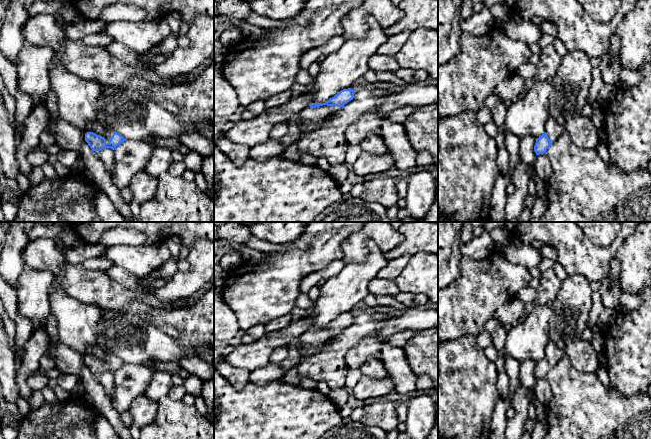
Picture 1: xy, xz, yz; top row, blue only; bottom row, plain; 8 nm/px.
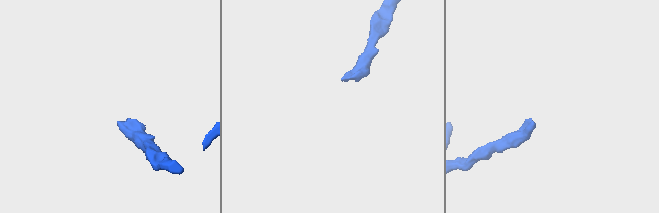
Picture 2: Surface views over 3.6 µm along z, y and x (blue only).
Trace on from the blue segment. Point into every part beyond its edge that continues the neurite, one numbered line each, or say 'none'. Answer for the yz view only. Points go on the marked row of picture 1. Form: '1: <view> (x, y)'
1: yz (553, 129)

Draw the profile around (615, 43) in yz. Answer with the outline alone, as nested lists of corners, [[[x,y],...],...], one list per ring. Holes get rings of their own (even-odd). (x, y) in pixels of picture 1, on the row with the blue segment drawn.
[[[614,32],[610,39],[610,51],[609,51],[611,55],[610,64],[618,56],[620,46],[621,46],[620,37],[618,36],[616,32]]]

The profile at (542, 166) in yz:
[[[546,153],[537,155],[533,163],[533,168],[536,171],[538,177],[545,184],[549,180],[552,174],[552,167],[550,164],[550,160],[546,155]]]

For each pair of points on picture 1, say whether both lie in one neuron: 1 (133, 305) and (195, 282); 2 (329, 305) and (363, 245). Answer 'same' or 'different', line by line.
1: different
2: different

